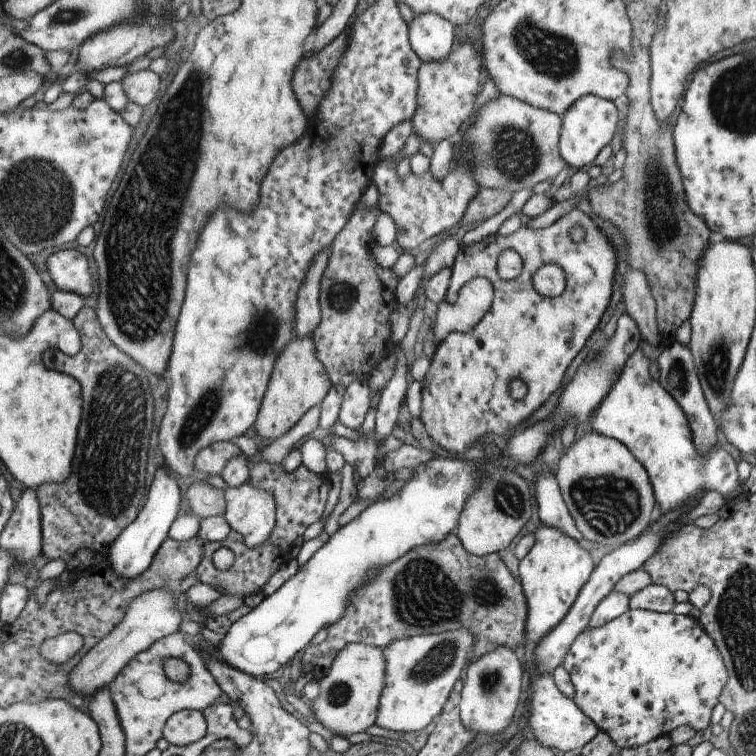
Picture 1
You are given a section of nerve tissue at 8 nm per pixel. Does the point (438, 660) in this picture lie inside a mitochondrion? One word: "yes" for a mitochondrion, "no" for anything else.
yes

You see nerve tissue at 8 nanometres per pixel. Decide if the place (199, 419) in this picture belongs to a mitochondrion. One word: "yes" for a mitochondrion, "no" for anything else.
yes

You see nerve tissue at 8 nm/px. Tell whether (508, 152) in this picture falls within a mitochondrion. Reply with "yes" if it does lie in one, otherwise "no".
yes

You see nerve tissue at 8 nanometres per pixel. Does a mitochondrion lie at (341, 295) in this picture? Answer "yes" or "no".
yes

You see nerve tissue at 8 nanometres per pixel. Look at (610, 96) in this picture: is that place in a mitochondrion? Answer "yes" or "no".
no

